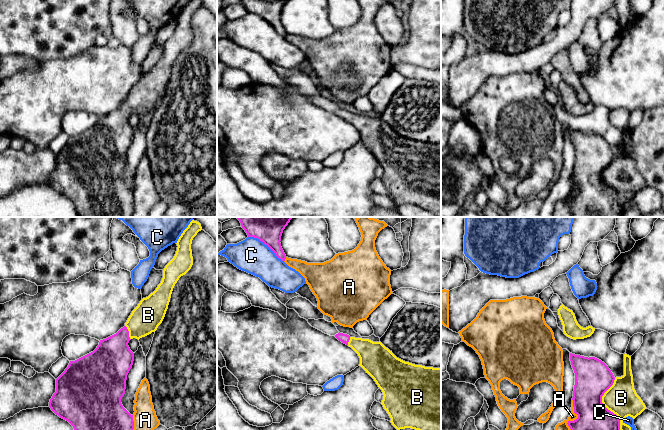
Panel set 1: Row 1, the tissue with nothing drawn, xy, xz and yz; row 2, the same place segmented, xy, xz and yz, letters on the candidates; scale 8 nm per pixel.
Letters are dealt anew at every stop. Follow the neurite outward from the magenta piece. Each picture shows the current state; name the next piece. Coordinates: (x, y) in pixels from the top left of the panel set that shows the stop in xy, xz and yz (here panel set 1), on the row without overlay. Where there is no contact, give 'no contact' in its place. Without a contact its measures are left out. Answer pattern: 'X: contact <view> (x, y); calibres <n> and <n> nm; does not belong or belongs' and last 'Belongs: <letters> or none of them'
A: contact yz (572, 197); calibres 380 and 160 nm; does not belong
B: contact yz (606, 184); calibres 380 and 260 nm; belongs
C: contact xz (266, 20); calibres 180 and 280 nm; does not belong
Belongs: B

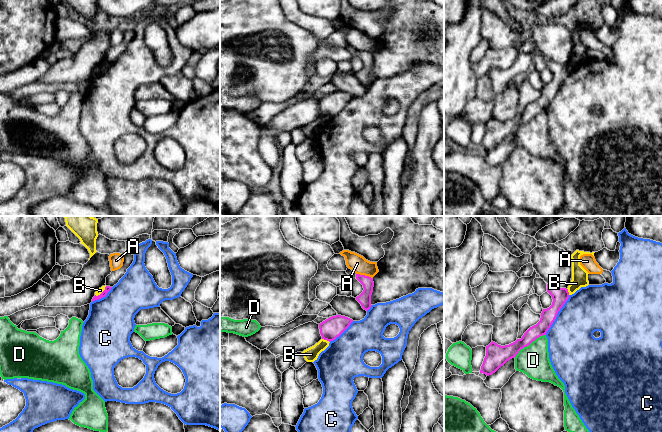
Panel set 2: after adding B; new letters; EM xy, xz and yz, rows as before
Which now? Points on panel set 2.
A: contact xz (364, 51); calibres 100 and 140 nm; does not belong
B: contact xz (326, 115); calibres 170 and 120 nm; does not belong
C: contact yz (556, 91); calibres 130 and 360 nm; does not belong
D: contact yz (529, 120); calibres 150 and 260 nm; does not belong
Belongs: none of them

